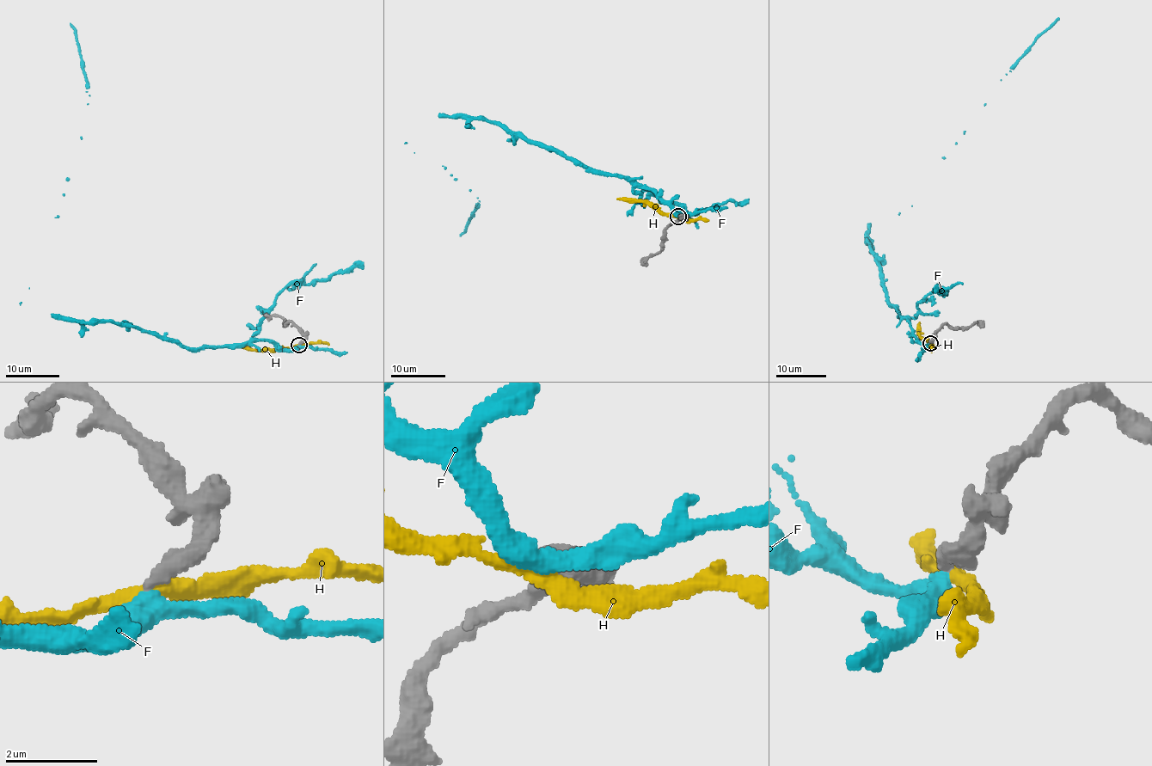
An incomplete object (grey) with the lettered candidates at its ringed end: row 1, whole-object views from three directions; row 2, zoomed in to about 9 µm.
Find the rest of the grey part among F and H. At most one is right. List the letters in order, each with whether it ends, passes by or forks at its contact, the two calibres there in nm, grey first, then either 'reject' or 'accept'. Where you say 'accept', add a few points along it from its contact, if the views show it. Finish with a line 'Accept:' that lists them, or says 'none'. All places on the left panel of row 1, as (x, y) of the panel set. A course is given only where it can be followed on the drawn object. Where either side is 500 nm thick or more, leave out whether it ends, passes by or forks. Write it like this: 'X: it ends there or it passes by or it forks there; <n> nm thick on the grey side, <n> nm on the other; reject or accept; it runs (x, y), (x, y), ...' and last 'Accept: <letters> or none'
F: it passes by; 420 nm thick on the grey side, 440 nm on the other; accept; it runs (298, 345), (186, 347), (112, 321), (63, 320), (29, 289), (89, 95), (70, 24)
H: 500 nm thick on the grey side, 320 nm on the other; reject
Accept: F

